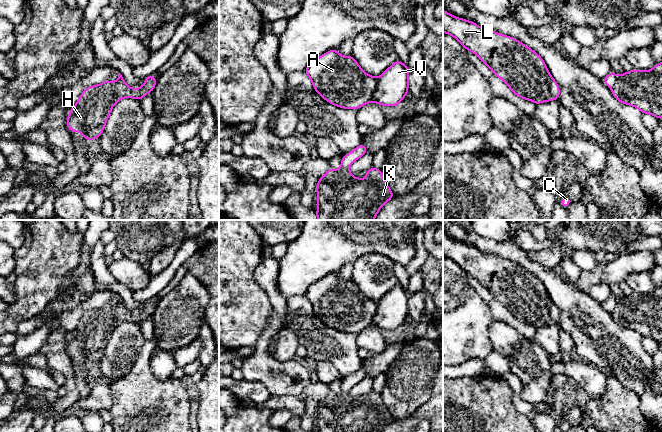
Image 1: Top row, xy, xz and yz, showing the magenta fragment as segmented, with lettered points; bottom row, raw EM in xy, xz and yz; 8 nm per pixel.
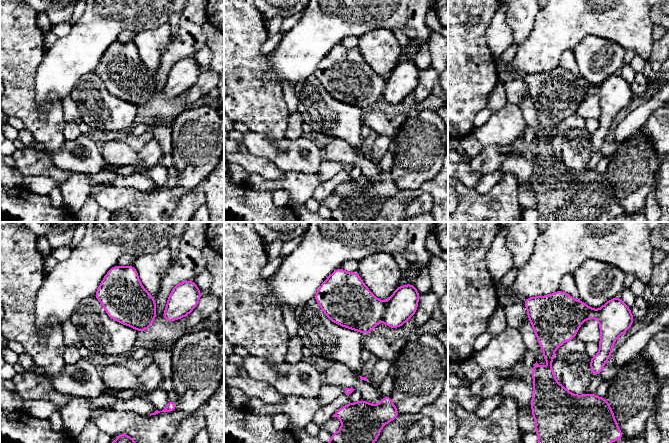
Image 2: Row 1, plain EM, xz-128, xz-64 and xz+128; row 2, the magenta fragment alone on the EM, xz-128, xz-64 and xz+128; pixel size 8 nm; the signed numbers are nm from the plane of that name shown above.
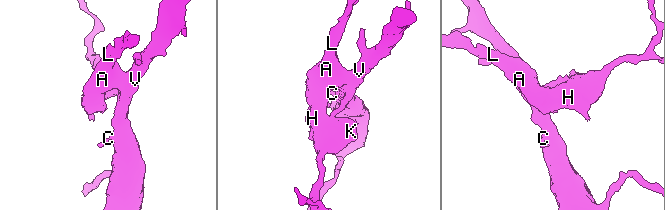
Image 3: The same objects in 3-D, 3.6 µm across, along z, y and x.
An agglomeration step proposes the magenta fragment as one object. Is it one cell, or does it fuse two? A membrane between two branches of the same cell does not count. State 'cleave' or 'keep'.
cleave

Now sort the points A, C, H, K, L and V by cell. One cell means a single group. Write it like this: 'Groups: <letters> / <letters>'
Groups: A H K L / C V

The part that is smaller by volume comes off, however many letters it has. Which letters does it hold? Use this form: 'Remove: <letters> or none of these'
Remove: A, H, K, L

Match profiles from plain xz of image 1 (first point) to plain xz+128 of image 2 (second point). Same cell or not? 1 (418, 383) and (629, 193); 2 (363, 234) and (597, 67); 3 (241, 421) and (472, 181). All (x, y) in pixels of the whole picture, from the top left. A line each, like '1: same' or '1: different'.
1: same
2: different
3: different

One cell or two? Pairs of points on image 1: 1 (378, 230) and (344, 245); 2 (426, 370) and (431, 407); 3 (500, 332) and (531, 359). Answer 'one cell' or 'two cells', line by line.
1: one cell
2: two cells
3: one cell

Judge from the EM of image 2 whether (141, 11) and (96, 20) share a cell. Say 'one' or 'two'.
one

